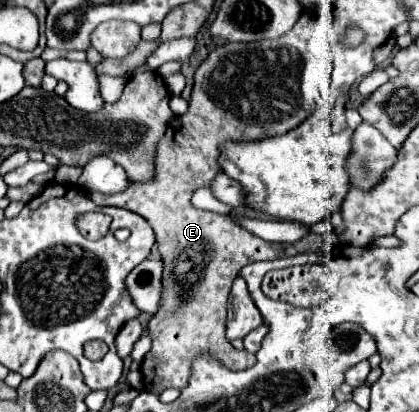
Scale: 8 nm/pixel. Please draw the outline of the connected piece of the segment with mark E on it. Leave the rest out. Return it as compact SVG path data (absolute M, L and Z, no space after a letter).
M300 16L293 29L279 39L225 43L211 51L195 71L189 109L179 117L179 127L169 127L157 143L153 179L141 183L131 181L125 191L113 195L87 191L95 205L113 205L141 215L153 227L163 259L161 303L147 323L153 347L141 363L143 391L159 395L167 387L185 387L193 373L191 363L201 353L211 353L231 371L243 371L255 365L255 355L237 351L225 339L227 295L241 267L285 257L291 247L263 241L219 213L199 211L189 199L193 189L209 185L209 179L219 173L217 149L221 141L255 141L287 133L301 125L329 97L349 95L351 85L347 87L345 75L335 73L345 63L335 61L331 54L329 65L327 49L323 59L313 53L303 55L303 29L305 17Z

